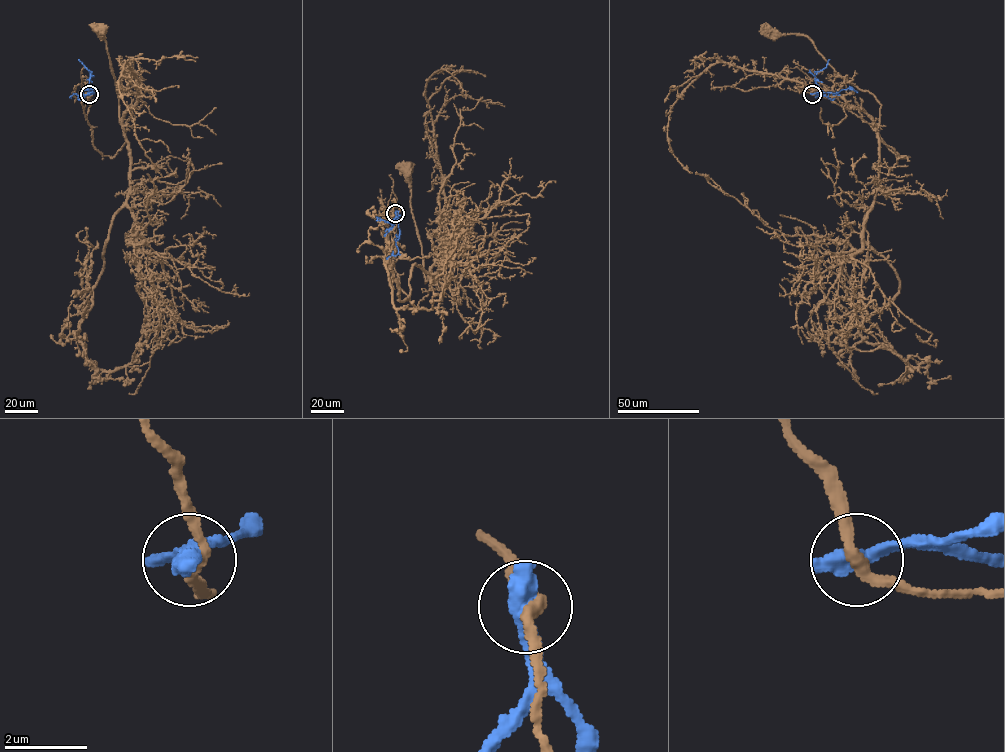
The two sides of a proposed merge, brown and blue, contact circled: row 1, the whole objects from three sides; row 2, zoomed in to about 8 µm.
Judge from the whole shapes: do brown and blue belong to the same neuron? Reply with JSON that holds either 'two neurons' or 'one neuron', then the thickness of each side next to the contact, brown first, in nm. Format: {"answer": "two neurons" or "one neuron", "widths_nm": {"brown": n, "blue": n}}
{"answer": "two neurons", "widths_nm": {"brown": 280, "blue": 600}}

